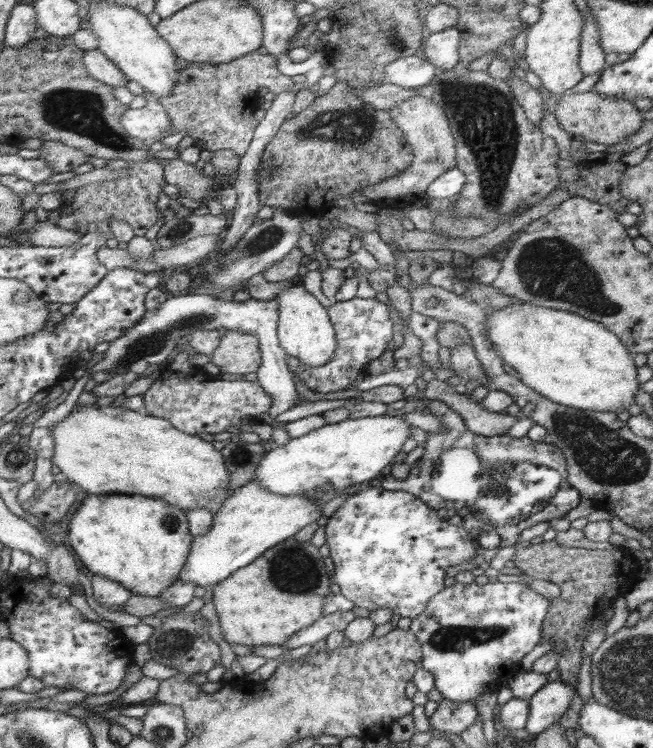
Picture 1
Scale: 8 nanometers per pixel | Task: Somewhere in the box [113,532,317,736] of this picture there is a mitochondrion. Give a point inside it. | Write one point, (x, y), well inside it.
(173, 645)

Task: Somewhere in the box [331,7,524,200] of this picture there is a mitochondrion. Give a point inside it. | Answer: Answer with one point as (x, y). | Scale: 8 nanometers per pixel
(393, 40)

